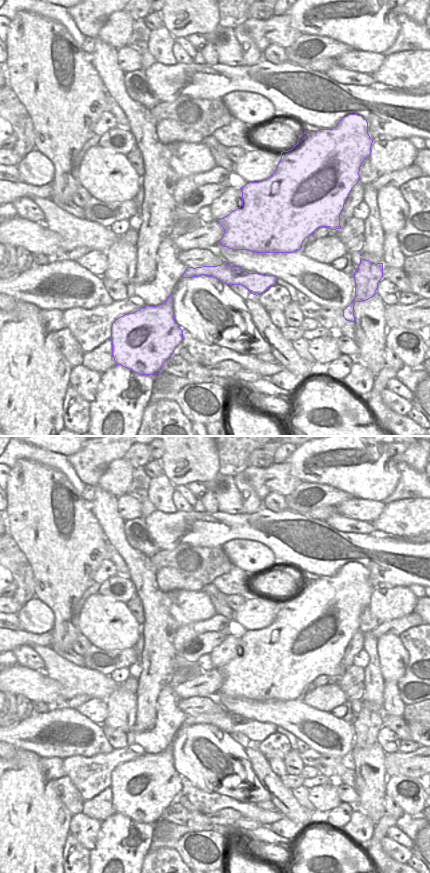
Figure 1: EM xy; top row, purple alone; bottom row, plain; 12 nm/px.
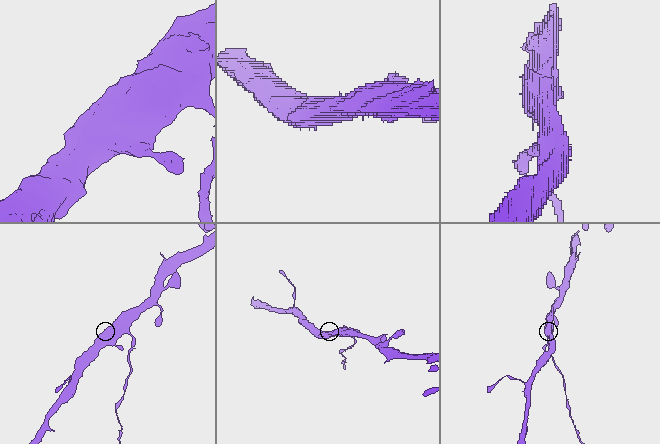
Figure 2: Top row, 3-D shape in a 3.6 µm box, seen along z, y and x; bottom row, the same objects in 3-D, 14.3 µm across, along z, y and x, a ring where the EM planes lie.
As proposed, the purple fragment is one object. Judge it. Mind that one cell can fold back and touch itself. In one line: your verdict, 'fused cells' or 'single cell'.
fused cells

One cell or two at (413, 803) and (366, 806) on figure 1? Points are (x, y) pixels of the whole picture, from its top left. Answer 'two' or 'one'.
two

